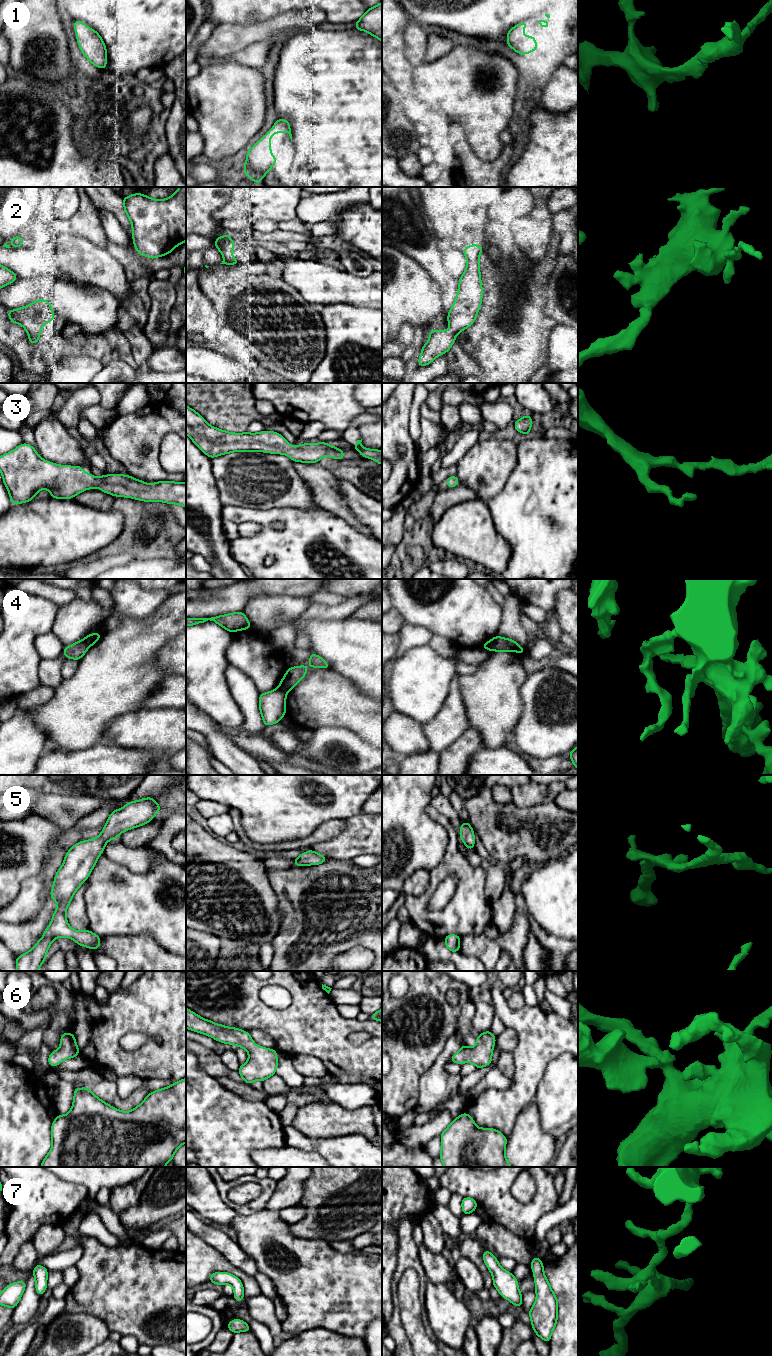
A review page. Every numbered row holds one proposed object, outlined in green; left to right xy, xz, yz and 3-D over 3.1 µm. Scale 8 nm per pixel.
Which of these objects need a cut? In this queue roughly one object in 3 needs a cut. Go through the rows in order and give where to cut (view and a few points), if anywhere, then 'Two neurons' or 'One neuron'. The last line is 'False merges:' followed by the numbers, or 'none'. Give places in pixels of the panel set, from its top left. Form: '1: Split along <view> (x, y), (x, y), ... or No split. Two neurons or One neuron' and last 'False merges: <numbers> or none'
1: No split. One neuron
2: No split. One neuron
3: No split. One neuron
4: Split along yz (497, 636), (495, 647), (492, 650). Two neurons
5: No split. One neuron
6: No split. One neuron
7: No split. One neuron
False merges: 4

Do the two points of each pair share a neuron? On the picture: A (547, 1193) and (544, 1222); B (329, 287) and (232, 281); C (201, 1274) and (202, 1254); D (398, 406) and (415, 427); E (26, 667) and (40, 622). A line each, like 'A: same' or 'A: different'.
A: different
B: different
C: same
D: different
E: same

